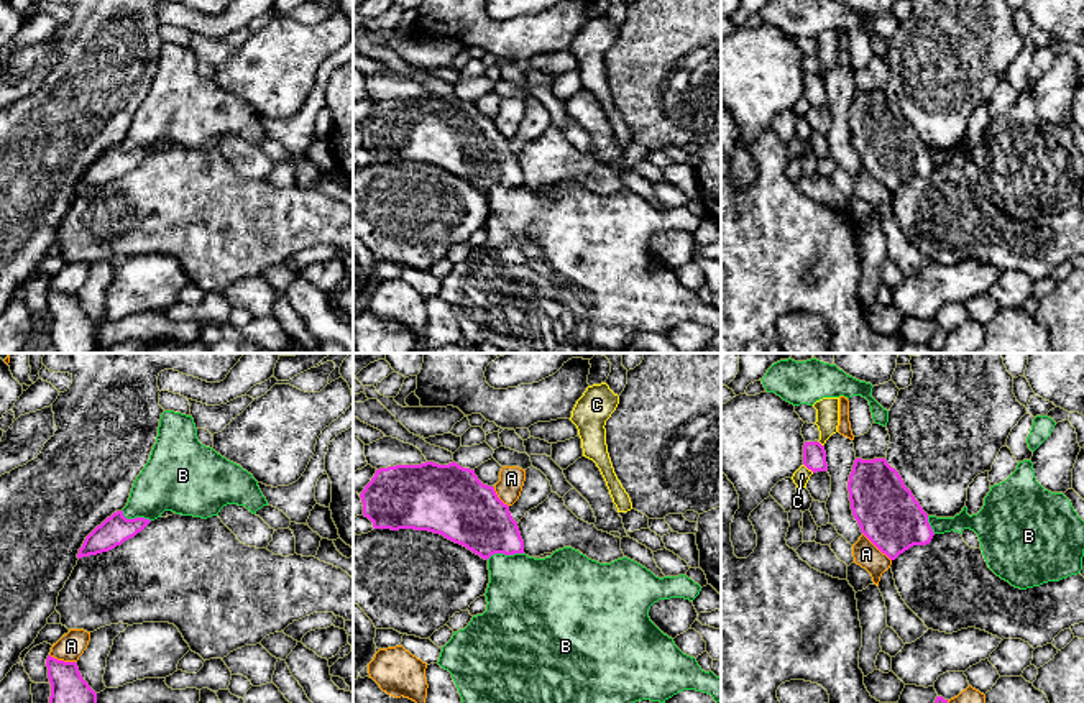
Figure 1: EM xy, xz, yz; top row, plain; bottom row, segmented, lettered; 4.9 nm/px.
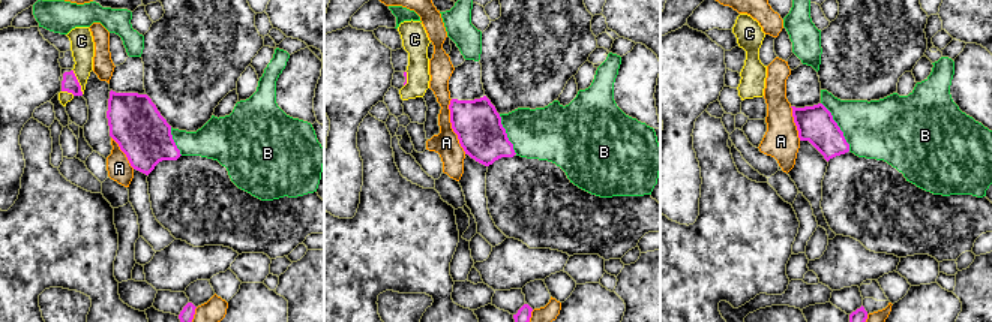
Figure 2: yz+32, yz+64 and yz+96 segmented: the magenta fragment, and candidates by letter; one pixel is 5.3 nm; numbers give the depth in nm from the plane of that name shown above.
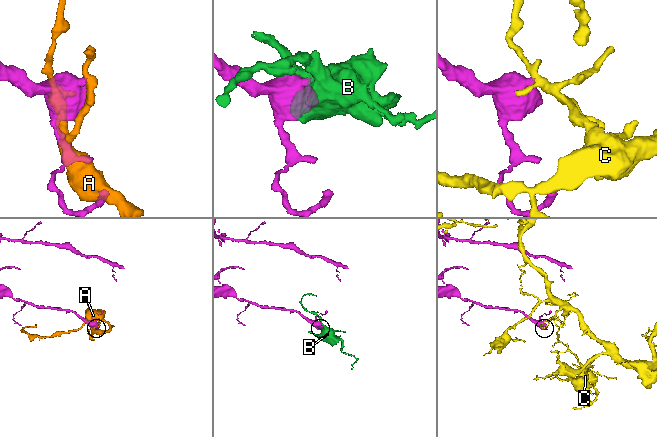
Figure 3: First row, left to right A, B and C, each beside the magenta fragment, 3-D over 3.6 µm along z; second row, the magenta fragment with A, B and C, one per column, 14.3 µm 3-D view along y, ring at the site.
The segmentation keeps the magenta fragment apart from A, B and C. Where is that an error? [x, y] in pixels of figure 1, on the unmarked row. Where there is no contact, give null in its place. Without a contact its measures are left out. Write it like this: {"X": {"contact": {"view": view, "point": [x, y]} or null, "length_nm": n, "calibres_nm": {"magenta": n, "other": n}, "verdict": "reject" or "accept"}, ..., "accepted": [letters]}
{"A": {"contact": {"view": "yz", "point": [877, 179]}, "length_nm": 200, "calibres_nm": {"magenta": 300, "other": 120}, "verdict": "reject"}, "B": {"contact": {"view": "xz", "point": [505, 186]}, "length_nm": 190, "calibres_nm": {"magenta": 320, "other": 400}, "verdict": "reject"}, "C": {"contact": {"view": "yz", "point": [808, 101]}, "length_nm": 70, "calibres_nm": {"magenta": 110, "other": 80}, "verdict": "reject"}, "accepted": []}

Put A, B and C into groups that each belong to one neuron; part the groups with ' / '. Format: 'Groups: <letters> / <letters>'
Groups: A / B / C

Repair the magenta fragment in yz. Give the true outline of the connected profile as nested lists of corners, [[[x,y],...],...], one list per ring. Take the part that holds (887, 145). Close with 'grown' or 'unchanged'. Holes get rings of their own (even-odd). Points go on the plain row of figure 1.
[[[856,90],[847,113],[852,148],[861,164],[890,192],[913,177],[926,177],[935,164],[928,154],[928,146],[905,118],[902,108],[885,90]]]; unchanged

